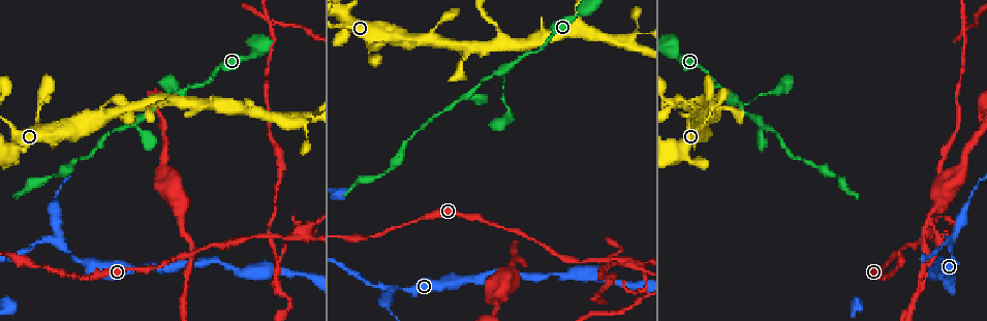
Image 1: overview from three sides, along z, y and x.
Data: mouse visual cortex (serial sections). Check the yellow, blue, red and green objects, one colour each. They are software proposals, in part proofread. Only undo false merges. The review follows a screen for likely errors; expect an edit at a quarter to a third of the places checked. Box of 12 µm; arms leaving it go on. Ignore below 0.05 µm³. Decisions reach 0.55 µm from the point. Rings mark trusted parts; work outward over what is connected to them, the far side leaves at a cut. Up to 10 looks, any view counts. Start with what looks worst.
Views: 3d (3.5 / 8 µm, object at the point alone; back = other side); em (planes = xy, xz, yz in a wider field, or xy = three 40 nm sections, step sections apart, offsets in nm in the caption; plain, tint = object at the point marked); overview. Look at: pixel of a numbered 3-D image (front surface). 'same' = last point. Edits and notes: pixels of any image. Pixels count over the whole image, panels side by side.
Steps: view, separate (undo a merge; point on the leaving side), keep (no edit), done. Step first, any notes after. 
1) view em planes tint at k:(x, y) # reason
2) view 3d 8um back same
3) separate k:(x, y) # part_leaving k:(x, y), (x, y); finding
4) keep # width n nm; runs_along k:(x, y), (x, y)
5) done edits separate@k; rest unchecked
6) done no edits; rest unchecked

view 3d 3.5um at 1:(286, 235) # a fork

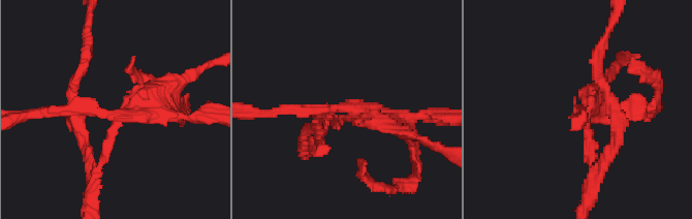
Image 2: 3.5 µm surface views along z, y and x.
view em planes tint at 2:(347, 110) # arms 3; arm_widths 100, 150, 200 nm; shape alone is not enough

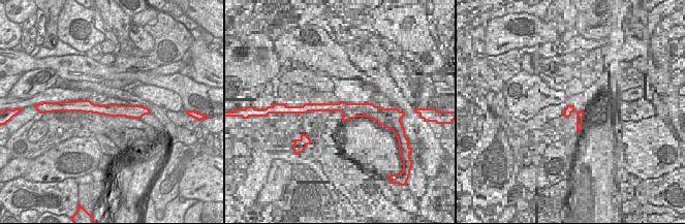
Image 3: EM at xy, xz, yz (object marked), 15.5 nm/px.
separate 2:(605, 80) # part_leaving 2:(586, 128), (596, 163), (620, 131); a second cell is stuck on

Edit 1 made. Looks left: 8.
view 3d 3.5um at 1:(732, 100) # three arms meet

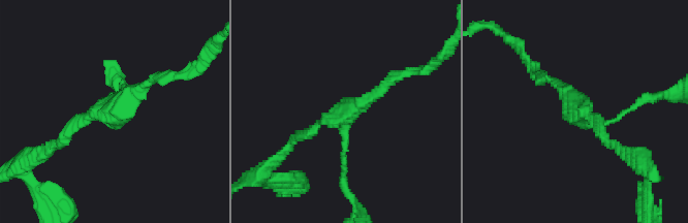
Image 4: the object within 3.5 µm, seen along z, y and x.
view em xy step 2 tint at 4:(581, 110)

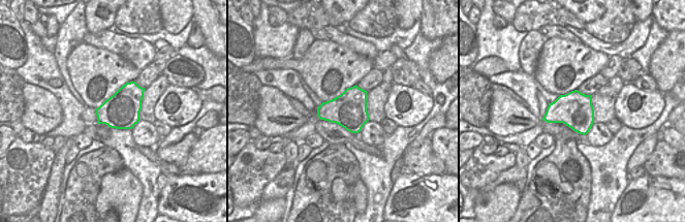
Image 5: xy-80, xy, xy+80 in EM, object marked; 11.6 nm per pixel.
keep # runs_along 4:(159, 78), (58, 141); one cell here

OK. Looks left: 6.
view 3d 8um at 1:(623, 41) # four-way junction

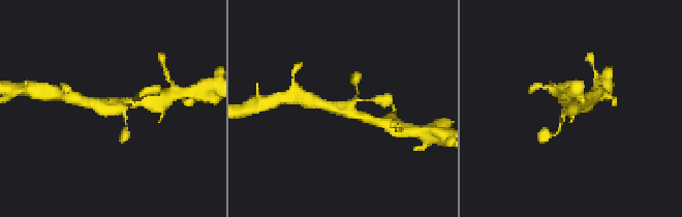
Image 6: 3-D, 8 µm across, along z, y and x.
view 3d 3.5um at 6:(345, 105)

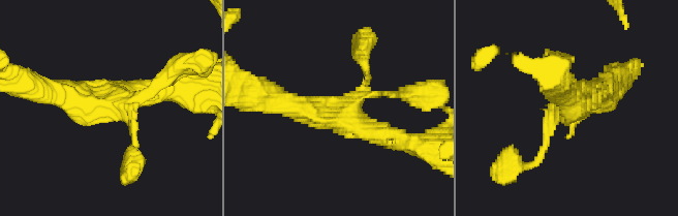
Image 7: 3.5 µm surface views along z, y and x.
view em planes tint at 7:(109, 105) # arms 4; arm_widths 100, 100, 300, 350 nm; now the EM

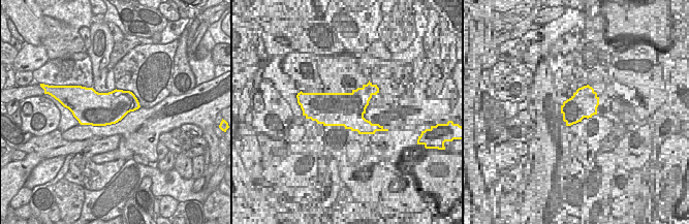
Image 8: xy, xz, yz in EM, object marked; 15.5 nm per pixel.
keep # runs_along 7:(275, 96), (393, 136); continuous, no second cell

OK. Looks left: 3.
view 3d 3.5um at 1:(60, 239)

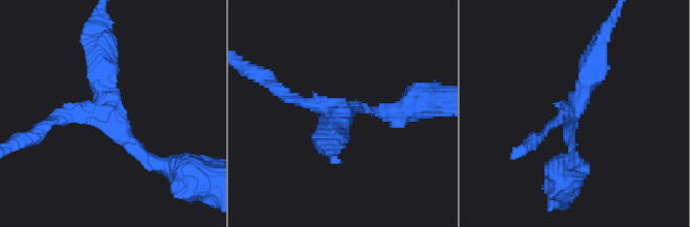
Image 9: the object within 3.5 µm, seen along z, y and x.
view em xy step 5 plain at 9:(339, 109)

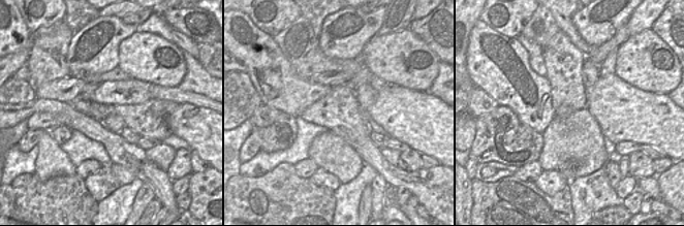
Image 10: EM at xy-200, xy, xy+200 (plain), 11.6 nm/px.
view em xy step 5 tint same

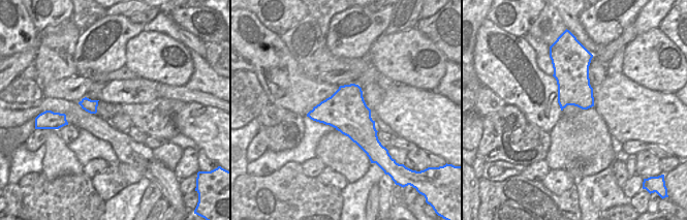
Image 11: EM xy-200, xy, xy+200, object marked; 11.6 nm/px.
keep # runs_along 9:(161, 166), (110, 119), (100, 55); all the same cell

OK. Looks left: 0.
done edits separate@2; rest unchecked

